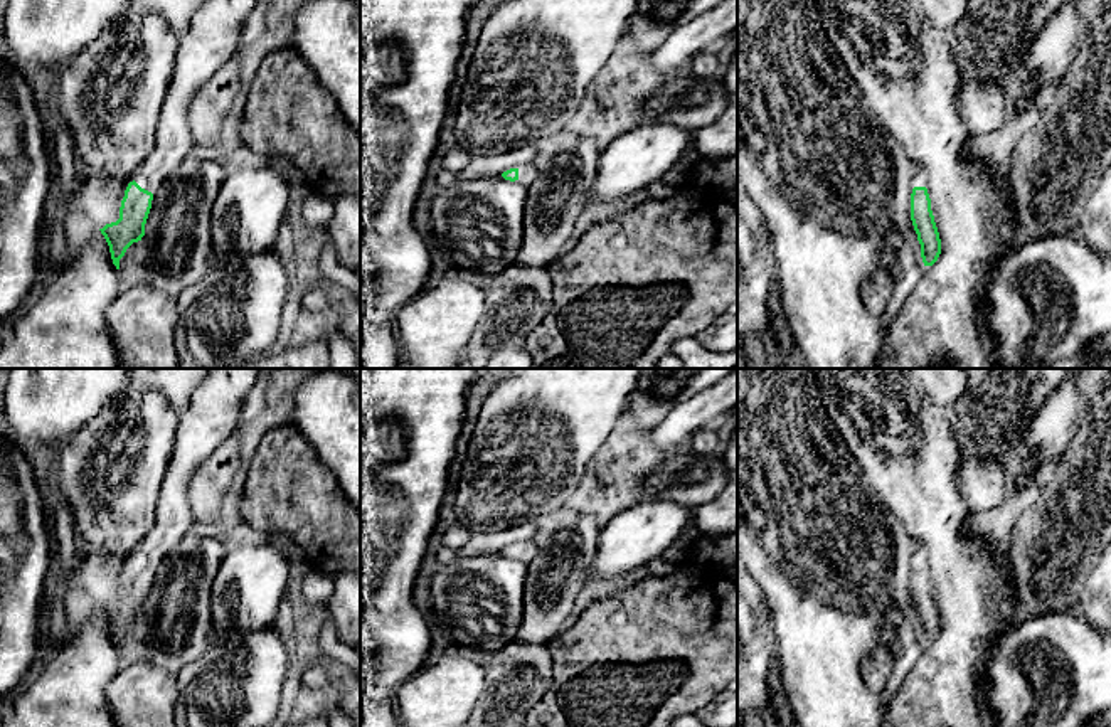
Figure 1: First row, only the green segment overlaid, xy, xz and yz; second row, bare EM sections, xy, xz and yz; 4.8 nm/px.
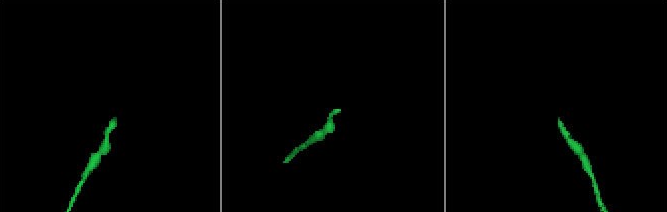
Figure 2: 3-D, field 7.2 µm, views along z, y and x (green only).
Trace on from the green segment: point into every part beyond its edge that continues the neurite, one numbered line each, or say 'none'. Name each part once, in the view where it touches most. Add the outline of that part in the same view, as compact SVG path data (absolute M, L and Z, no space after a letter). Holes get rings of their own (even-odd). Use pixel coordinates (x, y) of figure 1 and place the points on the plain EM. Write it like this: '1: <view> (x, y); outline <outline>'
1: xy (214, 411); outline M210 369L178 417L175 444L160 488L155 525L135 559L155 570L165 554L195 528L189 483L199 466L239 427L261 369Z

